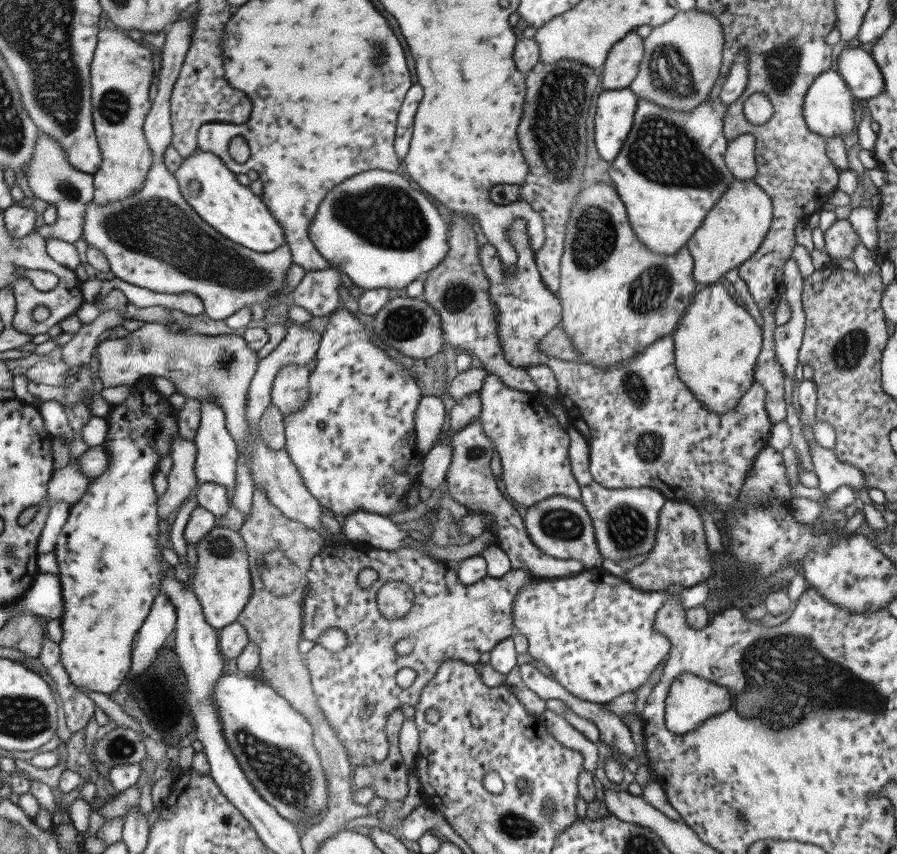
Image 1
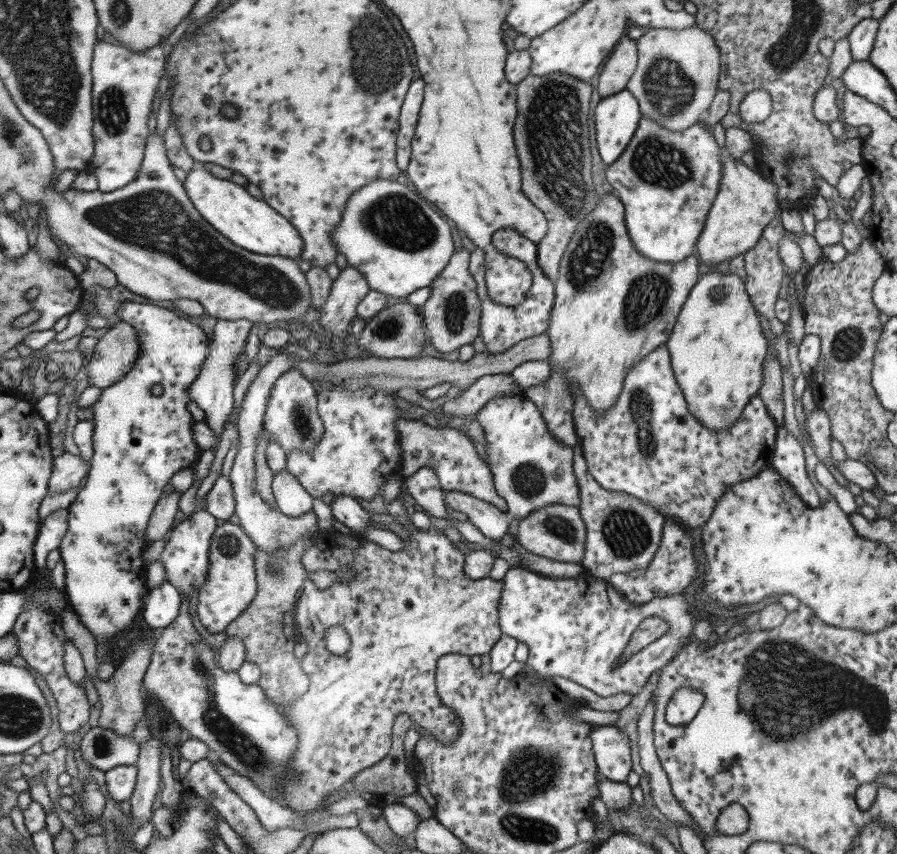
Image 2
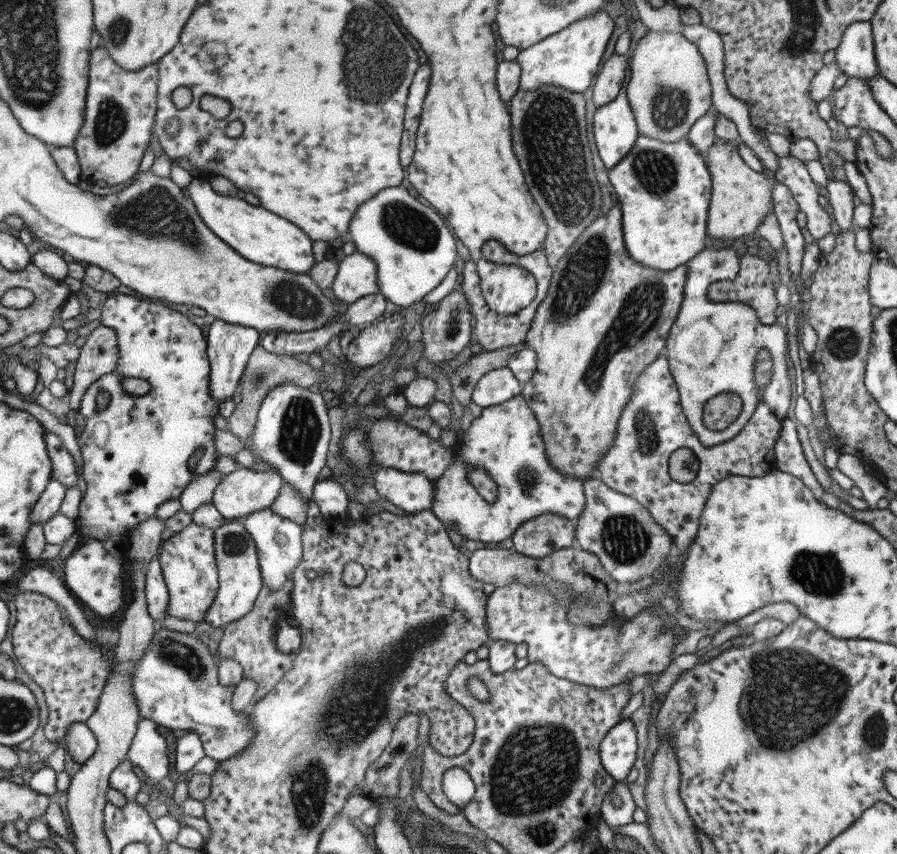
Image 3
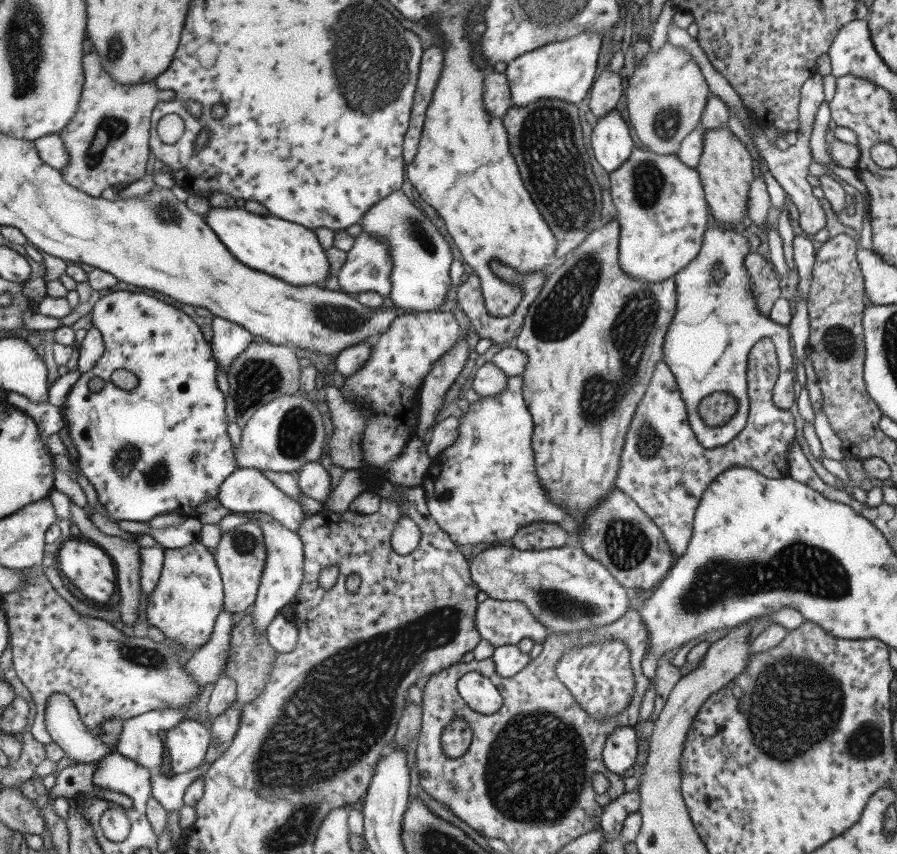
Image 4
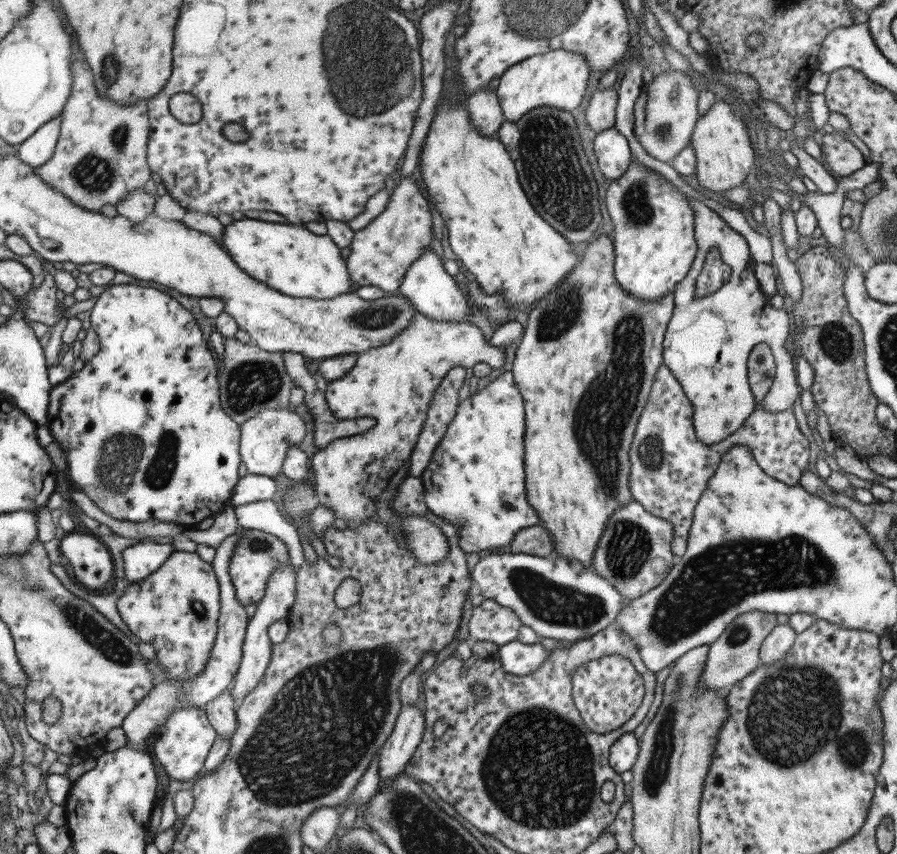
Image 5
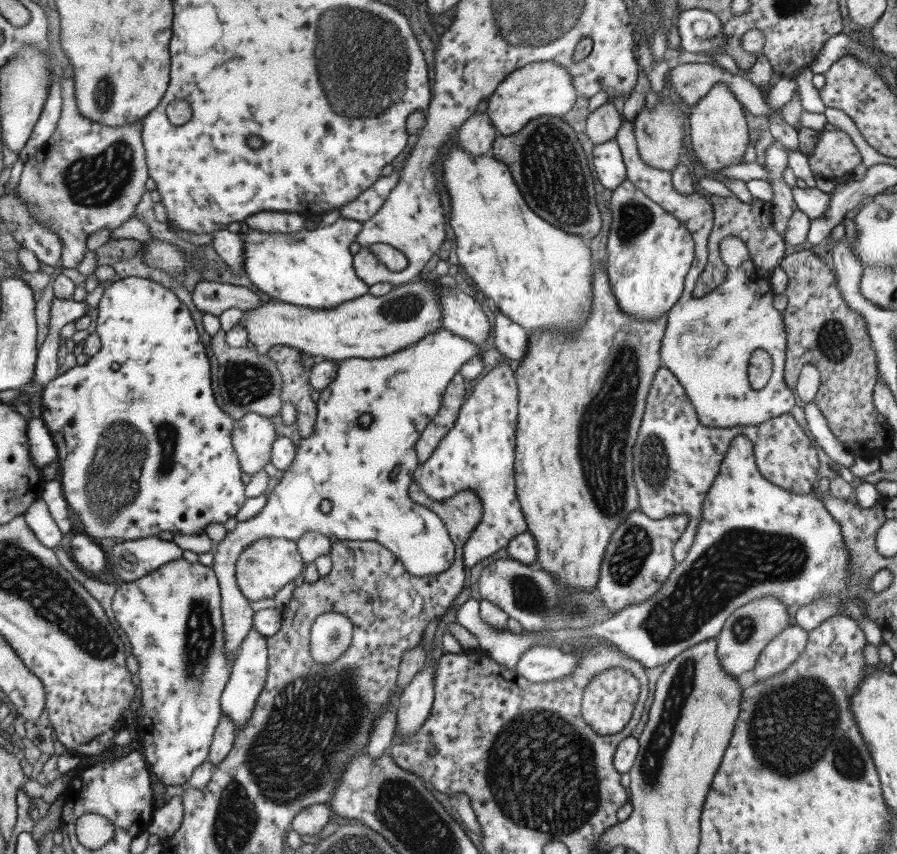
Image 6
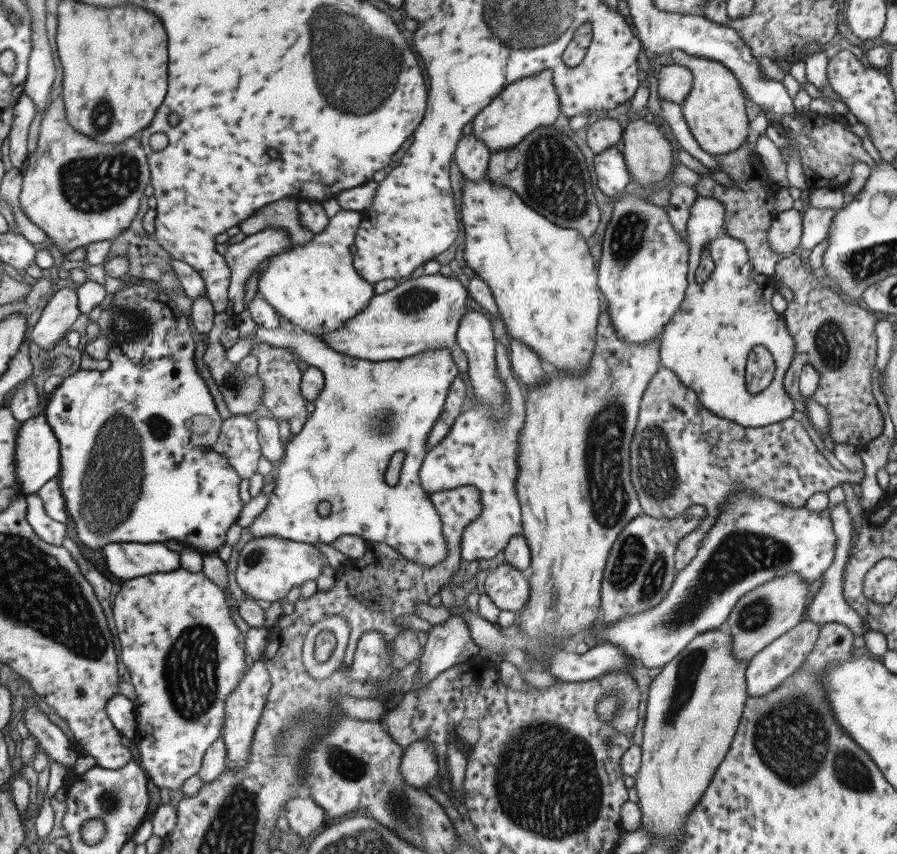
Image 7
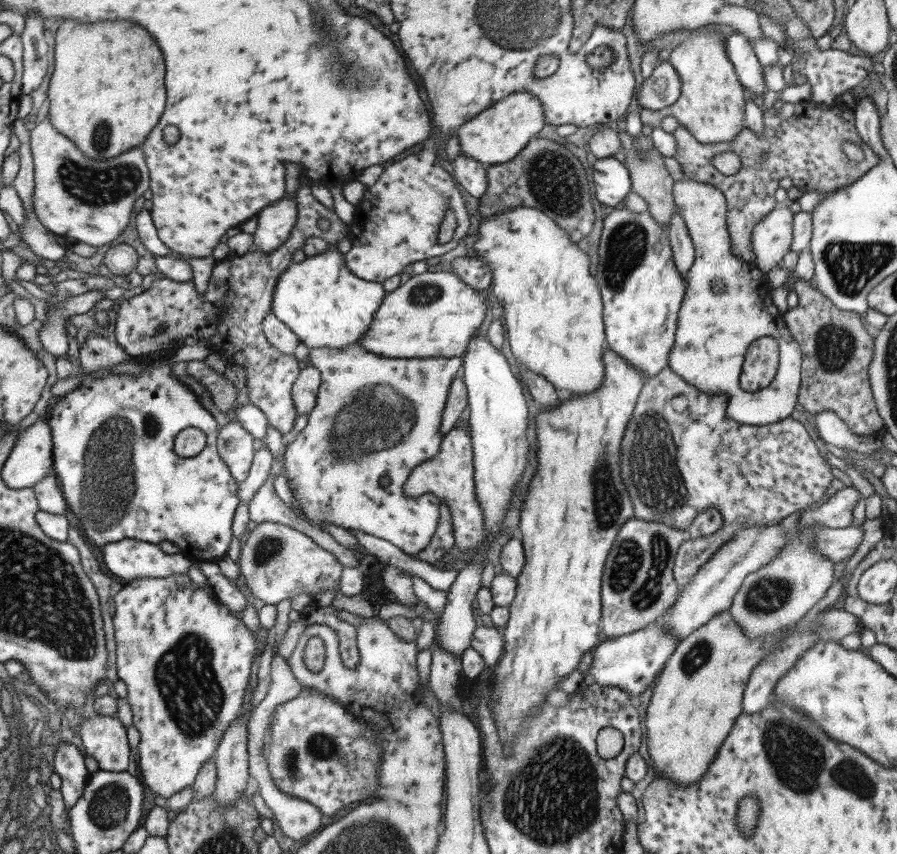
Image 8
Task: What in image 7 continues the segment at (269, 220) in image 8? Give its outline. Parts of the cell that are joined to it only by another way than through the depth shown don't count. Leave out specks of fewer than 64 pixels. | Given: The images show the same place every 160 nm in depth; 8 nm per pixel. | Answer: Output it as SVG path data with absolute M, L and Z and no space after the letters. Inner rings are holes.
M263 228L261 232L246 235L240 243L228 243L222 256L230 272L225 310L229 316L242 311L244 282L251 272L267 257L287 251L289 246L292 246L292 242L283 228Z

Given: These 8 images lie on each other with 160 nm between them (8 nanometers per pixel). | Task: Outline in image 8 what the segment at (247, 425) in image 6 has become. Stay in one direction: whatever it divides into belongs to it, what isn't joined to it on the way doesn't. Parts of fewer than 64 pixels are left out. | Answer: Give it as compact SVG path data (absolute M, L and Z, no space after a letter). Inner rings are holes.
M228 422L216 434L216 451L236 483L240 483L251 466L253 437L238 422Z

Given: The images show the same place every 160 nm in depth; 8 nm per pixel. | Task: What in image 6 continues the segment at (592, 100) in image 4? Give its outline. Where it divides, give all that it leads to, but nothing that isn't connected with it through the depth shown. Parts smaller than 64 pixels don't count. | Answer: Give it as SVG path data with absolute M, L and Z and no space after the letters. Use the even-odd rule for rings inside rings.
M607 102L589 112L586 116L586 135L594 145L607 142L617 134L622 121L617 110L611 103Z

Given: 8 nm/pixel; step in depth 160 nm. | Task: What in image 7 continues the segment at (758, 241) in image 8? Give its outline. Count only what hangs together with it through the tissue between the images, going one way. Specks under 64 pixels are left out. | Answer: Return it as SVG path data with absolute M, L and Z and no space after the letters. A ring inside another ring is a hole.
M790 209L785 212L775 213L771 226L767 230L767 242L771 251L783 256L800 243L802 234L802 214Z

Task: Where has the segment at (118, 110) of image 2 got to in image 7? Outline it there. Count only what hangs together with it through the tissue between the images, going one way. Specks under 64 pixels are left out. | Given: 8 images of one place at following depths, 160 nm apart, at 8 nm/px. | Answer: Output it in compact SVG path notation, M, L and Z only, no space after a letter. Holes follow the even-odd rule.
M59 95L56 99L53 99L42 112L37 143L35 146L34 152L26 157L25 164L21 167L22 183L21 189L19 190L19 208L21 208L21 212L23 212L25 218L29 218L39 230L45 232L45 236L49 238L50 243L55 245L57 251L62 254L63 260L66 260L66 255L75 250L75 248L91 244L91 242L109 241L116 238L131 225L133 218L137 215L139 210L139 202L144 198L143 191L145 186L147 186L150 179L150 170L148 169L145 153L140 145L139 134L134 134L131 138L122 140L118 142L118 144L101 144L100 142L91 140L91 138L84 134L81 136L81 134L66 121L65 103L63 102L62 95Z

